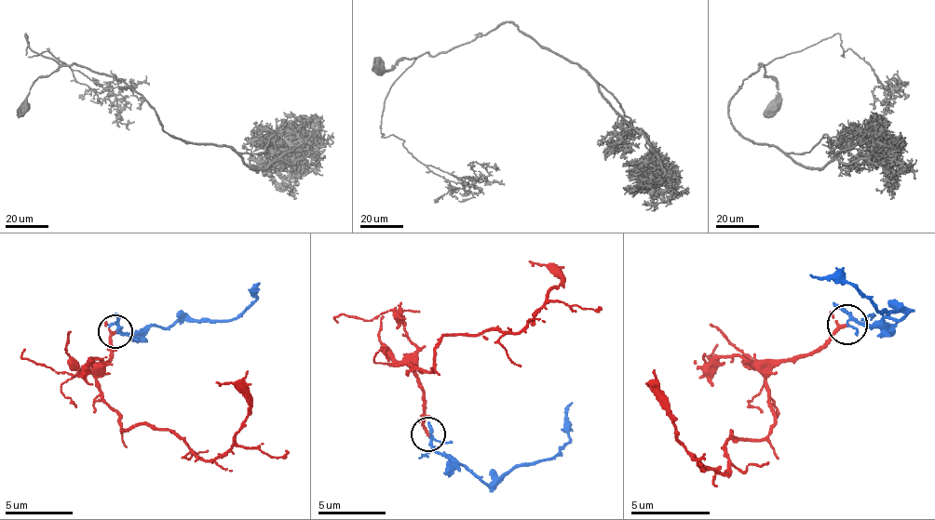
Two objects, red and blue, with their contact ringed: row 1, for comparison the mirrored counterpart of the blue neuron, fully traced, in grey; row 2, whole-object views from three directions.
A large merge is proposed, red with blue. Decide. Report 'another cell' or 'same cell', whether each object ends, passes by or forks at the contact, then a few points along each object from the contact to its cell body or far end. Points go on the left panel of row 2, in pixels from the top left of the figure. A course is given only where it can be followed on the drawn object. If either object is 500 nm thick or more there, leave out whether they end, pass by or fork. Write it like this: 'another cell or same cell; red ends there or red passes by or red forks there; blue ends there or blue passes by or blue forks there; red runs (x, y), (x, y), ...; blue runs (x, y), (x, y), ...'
another cell; red passes by; blue forks there; red runs (115, 332), (97, 390), (121, 431), (165, 427), (216, 461), (247, 417), (247, 400), (216, 383); blue runs (117, 332), (155, 326), (169, 328), (182, 322), (230, 322), (257, 299), (253, 291), (260, 288)

